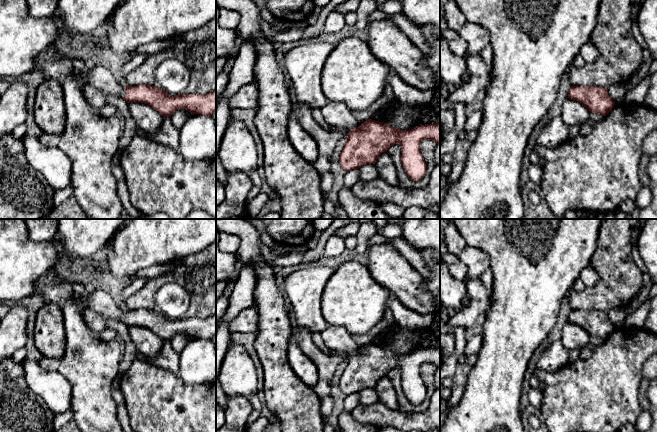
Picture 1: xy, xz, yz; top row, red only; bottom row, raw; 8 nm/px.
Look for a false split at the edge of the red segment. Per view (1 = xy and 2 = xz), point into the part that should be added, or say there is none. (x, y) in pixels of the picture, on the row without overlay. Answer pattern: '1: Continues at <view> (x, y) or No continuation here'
1: Continues at xy (99, 301)
2: Continues at xz (331, 353)

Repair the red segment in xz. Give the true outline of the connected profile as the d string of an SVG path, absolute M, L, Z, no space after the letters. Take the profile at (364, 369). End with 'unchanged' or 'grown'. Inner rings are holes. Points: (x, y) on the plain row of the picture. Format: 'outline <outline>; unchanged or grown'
outline M368 343L364 345L357 353L344 353L341 351L328 350L324 353L330 357L345 356L347 362L344 366L344 372L339 380L339 387L346 395L357 394L359 391L367 388L375 388L378 381L386 376L394 368L399 368L402 373L401 387L406 399L418 405L426 398L426 387L420 375L420 369L423 364L433 364L440 368L440 346L437 348L428 348L415 350L411 354L400 354L379 345Z; grown

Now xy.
outline M95 289L86 297L80 297L72 292L69 298L78 301L84 310L92 309L106 320L118 320L127 327L148 328L164 341L171 341L179 333L186 333L191 338L205 340L211 340L216 336L216 314L206 319L172 320L157 310L141 308L123 311L117 307L111 296L101 289Z; grown

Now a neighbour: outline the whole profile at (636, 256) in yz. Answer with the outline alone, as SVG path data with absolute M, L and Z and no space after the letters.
M638 241L632 245L632 258L642 273L648 273L646 265L638 251Z

